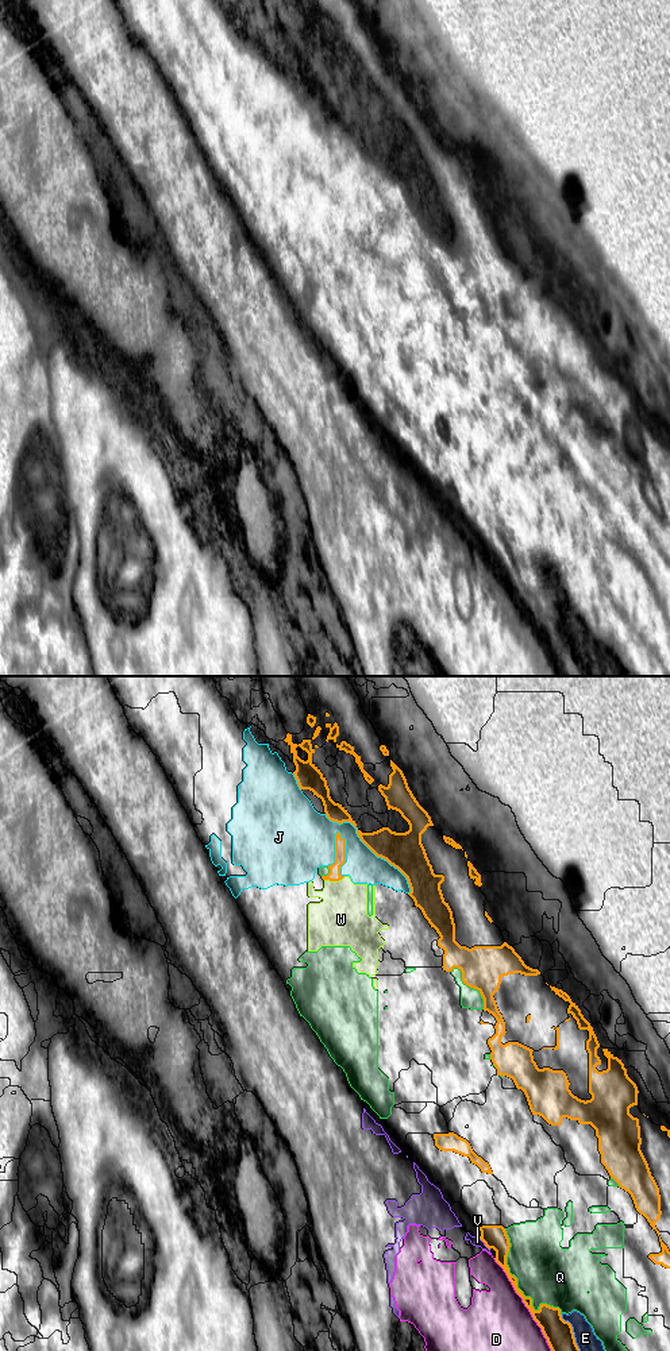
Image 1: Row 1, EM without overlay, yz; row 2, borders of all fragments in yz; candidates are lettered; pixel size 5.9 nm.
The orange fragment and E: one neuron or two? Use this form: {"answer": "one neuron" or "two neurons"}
{"answer": "one neuron"}

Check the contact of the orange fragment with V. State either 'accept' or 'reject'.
reject

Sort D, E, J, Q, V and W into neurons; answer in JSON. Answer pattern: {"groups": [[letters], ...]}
{"groups": [["D", "V"], ["E", "J", "Q", "W"]]}

